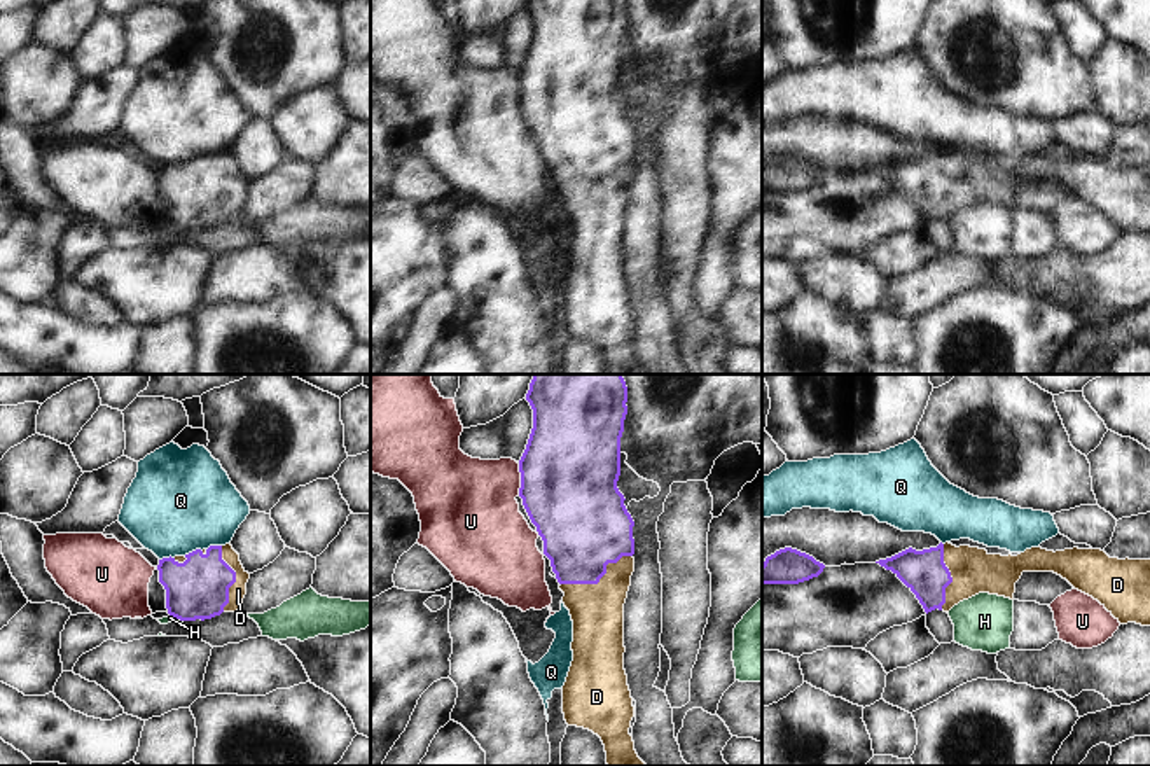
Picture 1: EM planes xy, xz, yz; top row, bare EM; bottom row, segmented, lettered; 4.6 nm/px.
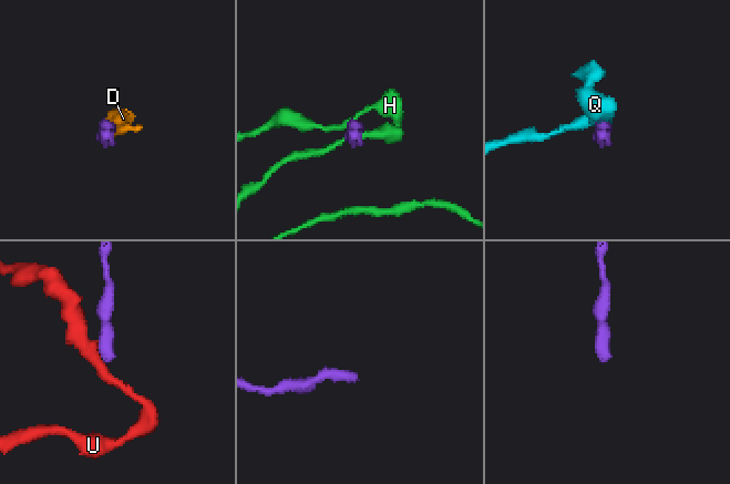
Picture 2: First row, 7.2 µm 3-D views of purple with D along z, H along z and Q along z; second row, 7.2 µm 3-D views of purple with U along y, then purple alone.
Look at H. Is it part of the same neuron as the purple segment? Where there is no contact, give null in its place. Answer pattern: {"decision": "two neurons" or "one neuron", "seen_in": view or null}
{"decision": "two neurons", "seen_in": "xy"}

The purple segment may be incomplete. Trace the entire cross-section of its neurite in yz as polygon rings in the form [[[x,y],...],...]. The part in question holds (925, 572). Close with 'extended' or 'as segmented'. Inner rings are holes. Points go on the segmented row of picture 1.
[[[953,546],[916,551],[912,547],[876,561],[891,570],[919,600],[925,612],[935,609],[949,612],[954,605],[979,593],[998,595],[1014,600],[1015,582],[1024,572],[1054,572],[1075,589],[1098,600],[1120,624],[1136,623],[1150,626],[1150,560],[1110,558],[1101,549],[1047,551],[1031,547],[1017,556],[989,554],[986,549]]]; extended

